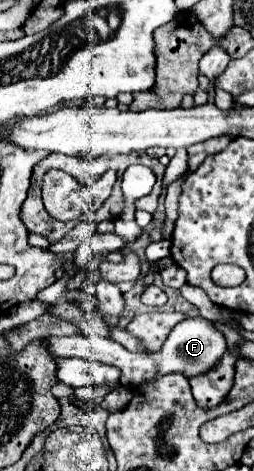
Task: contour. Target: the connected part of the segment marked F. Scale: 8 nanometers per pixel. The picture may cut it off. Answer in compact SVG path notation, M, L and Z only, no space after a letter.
M195 317L195 319L183 319L181 323L177 323L169 337L165 339L163 347L155 353L131 353L127 351L123 345L119 345L117 341L111 341L107 337L89 337L89 335L71 335L71 337L49 337L47 345L51 347L51 353L55 357L79 357L79 359L87 359L87 361L101 361L107 365L113 365L121 371L121 385L123 387L141 387L147 385L163 375L171 375L171 373L181 373L187 379L197 377L197 375L205 375L207 371L211 371L221 357L227 351L225 345L225 337L221 331L215 329L215 325L203 317Z

